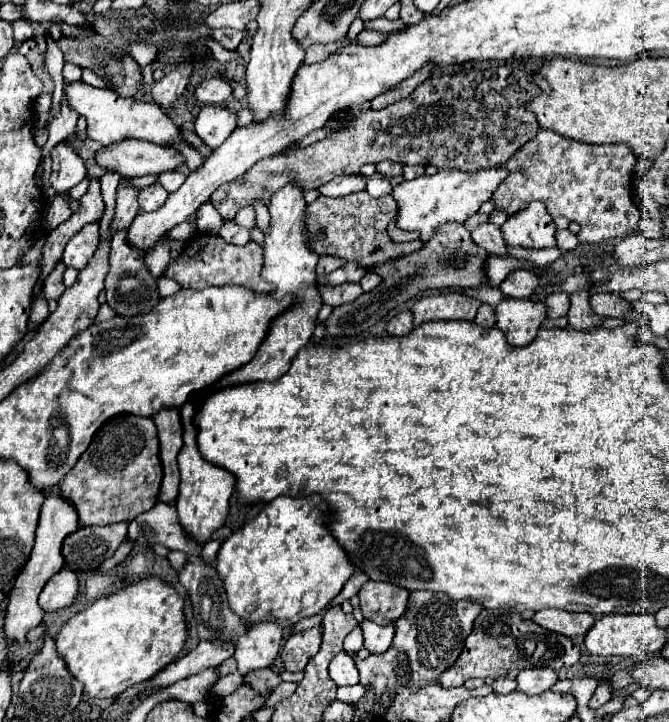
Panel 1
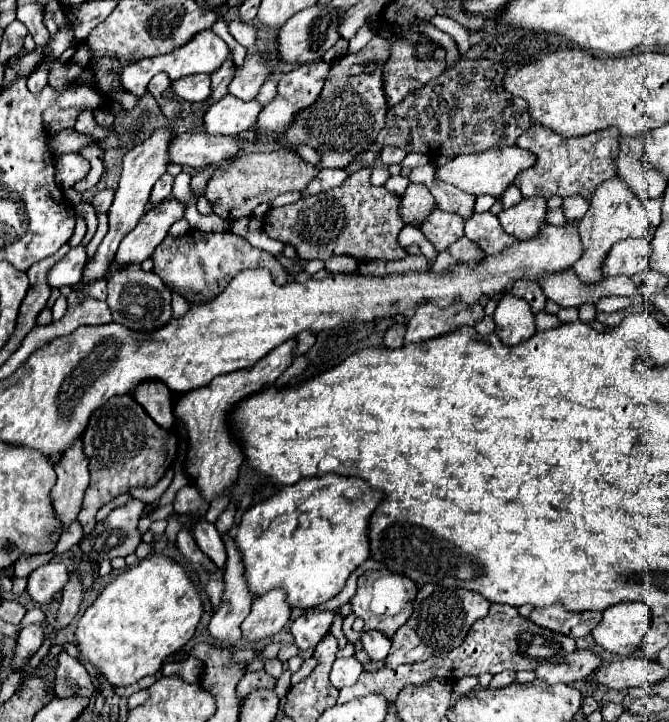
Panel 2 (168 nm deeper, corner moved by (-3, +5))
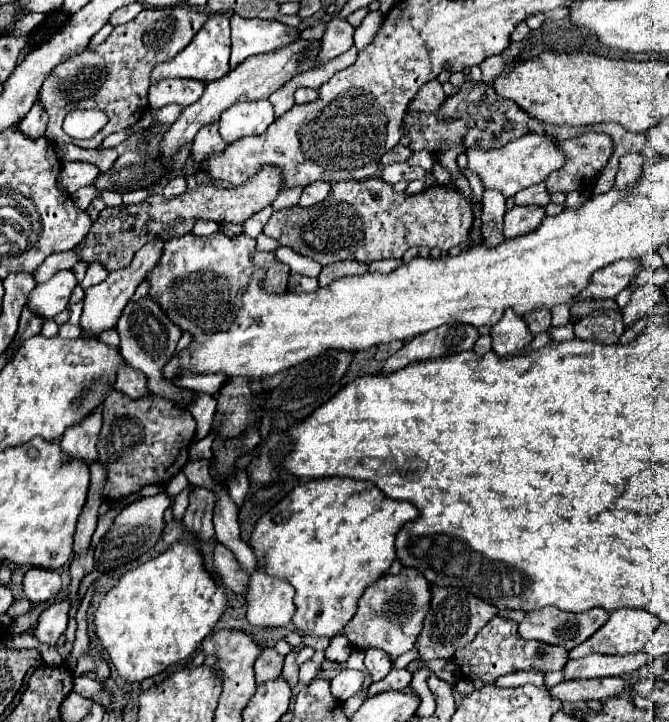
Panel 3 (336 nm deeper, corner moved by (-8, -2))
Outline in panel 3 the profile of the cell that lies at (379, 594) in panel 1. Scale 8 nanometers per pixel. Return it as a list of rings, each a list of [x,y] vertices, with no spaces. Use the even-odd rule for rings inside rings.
[[[403,568],[397,576],[383,576],[373,582],[359,598],[359,608],[351,622],[341,630],[347,640],[359,648],[379,648],[391,656],[401,656],[415,646],[423,628],[423,618],[431,606],[431,584],[419,574],[419,570]]]

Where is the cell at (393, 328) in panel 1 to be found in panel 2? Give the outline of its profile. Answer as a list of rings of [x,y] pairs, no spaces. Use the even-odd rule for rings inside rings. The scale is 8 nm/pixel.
[[[394,323],[392,327],[388,327],[384,335],[384,347],[392,347],[392,349],[402,347],[404,333],[406,333],[406,323]]]

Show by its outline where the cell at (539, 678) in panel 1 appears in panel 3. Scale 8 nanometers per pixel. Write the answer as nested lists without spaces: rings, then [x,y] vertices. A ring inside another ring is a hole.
[[[645,650],[625,656],[603,656],[603,654],[591,654],[579,660],[571,660],[565,664],[565,678],[603,678],[603,676],[625,676],[629,672],[635,672],[643,668],[649,662],[649,656]]]

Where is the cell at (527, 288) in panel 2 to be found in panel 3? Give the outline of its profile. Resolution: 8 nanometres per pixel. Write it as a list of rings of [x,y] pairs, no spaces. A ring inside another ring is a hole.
[[[535,310],[533,314],[525,314],[523,318],[531,330],[531,334],[547,332],[551,328],[551,312],[549,310]]]

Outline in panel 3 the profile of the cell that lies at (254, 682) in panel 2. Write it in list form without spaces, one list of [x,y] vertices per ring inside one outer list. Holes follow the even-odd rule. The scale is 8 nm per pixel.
[[[263,648],[261,656],[255,662],[257,684],[277,678],[281,674],[281,666],[283,666],[283,656],[275,648]]]

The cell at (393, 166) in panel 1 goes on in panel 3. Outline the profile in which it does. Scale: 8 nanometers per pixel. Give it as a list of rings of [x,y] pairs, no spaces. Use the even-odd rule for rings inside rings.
[[[397,144],[393,150],[389,150],[389,152],[381,158],[381,162],[383,162],[383,164],[391,164],[391,162],[405,162],[409,156],[411,156],[411,150],[409,150],[407,146],[403,146],[403,144]]]

